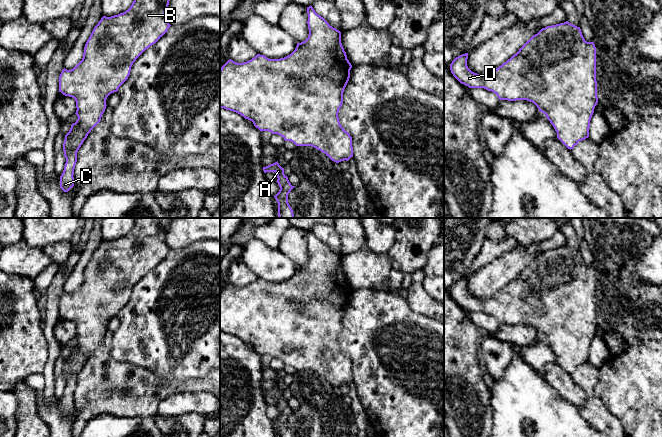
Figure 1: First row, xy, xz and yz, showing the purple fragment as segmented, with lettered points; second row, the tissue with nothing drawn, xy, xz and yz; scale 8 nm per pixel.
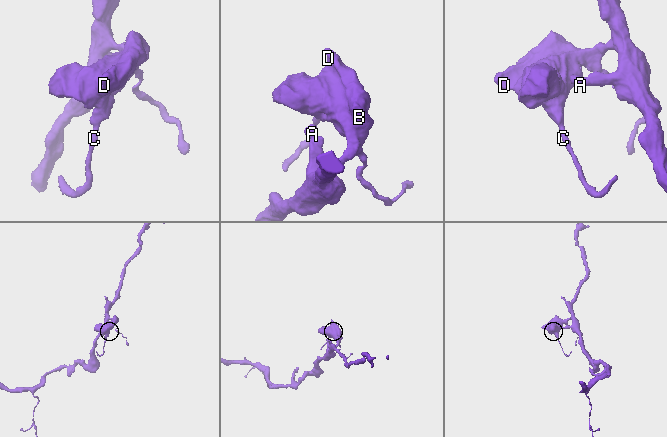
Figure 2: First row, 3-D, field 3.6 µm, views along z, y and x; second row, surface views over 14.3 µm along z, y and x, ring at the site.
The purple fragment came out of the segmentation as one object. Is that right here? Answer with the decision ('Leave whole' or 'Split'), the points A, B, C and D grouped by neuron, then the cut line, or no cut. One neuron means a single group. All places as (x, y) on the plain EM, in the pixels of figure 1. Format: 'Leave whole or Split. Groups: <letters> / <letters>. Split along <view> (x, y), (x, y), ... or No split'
Leave whole. Groups: A B C D. No split

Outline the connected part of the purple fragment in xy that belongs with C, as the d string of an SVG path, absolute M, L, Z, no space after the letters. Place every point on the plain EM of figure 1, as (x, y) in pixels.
M136 218L130 232L111 241L103 240L87 264L82 284L71 294L63 293L59 300L59 316L76 325L78 343L71 349L63 367L66 387L60 400L60 412L68 416L74 410L77 376L91 354L100 346L106 333L106 323L128 303L136 283L155 268L171 250L165 240L170 218Z

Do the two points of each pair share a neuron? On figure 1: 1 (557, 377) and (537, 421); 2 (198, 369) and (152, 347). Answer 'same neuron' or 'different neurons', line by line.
1: different neurons
2: same neuron

